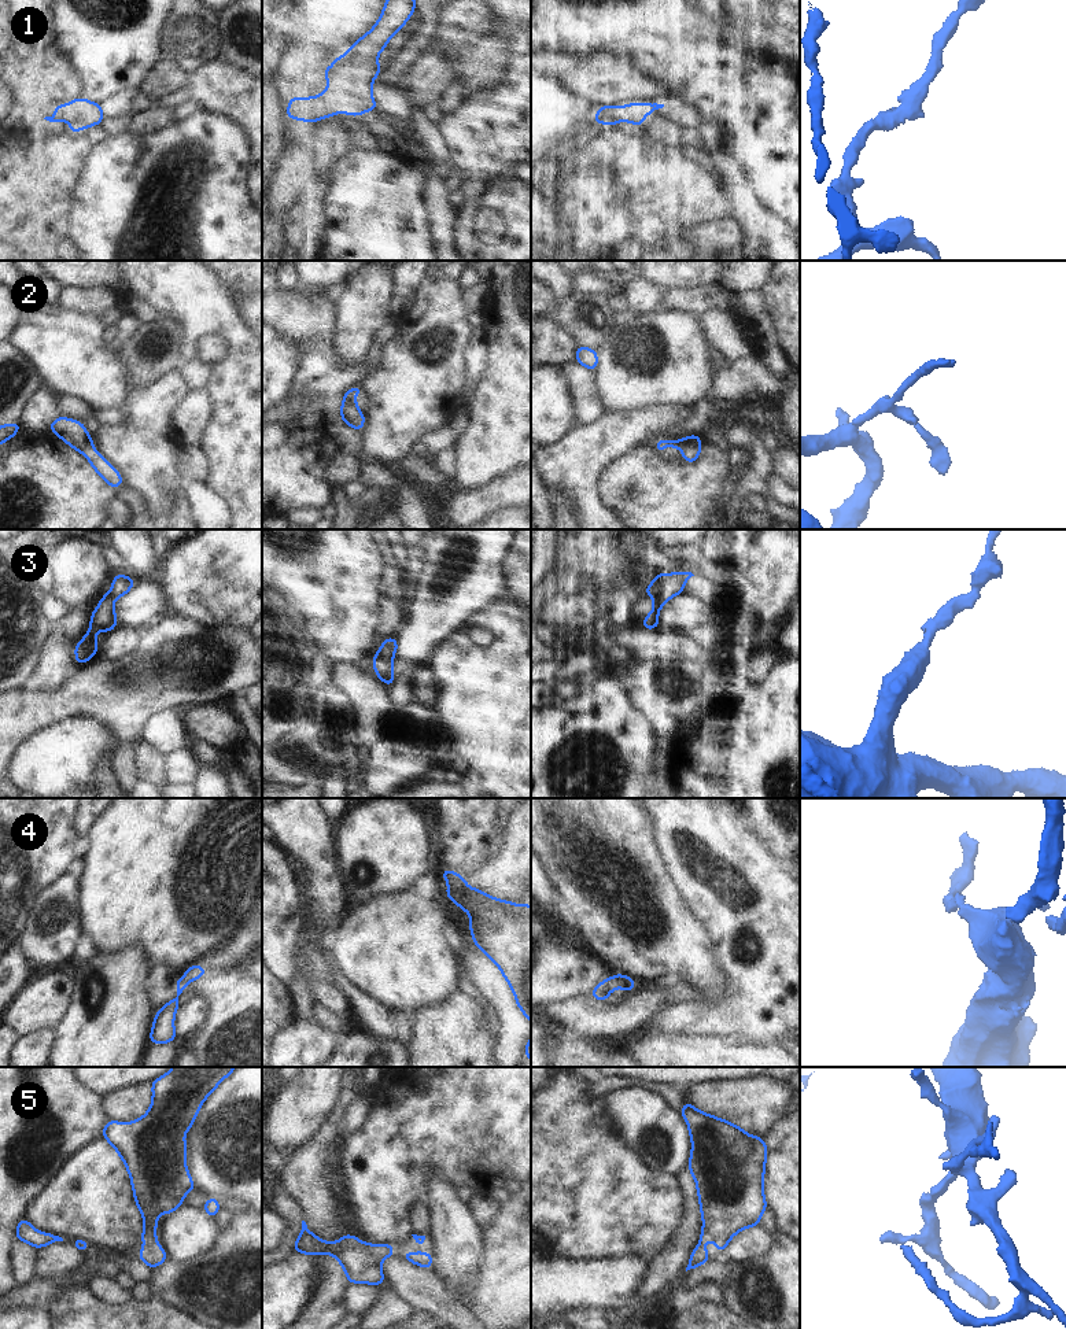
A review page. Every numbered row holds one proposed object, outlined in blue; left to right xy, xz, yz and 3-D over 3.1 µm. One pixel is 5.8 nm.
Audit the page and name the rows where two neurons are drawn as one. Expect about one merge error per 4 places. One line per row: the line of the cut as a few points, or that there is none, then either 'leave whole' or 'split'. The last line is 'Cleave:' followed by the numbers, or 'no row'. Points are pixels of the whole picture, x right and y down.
1: cut none; leave whole
2: cut none; leave whole
3: cut none; leave whole
4: cut none; leave whole
5: cut none; leave whole
Cleave: no row

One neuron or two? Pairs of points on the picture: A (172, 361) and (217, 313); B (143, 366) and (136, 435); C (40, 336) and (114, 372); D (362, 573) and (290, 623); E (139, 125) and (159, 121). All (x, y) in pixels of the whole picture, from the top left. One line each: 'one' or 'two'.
A: two
B: two
C: one
D: two
E: one

